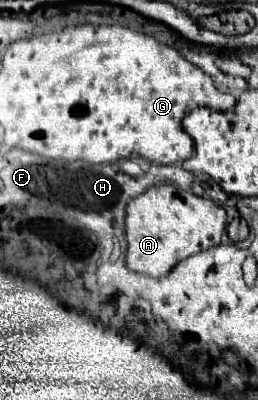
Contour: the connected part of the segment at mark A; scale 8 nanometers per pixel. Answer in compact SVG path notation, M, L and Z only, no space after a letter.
M154 185L126 205L126 265L136 273L164 277L178 261L214 247L226 227L226 211L180 187Z

